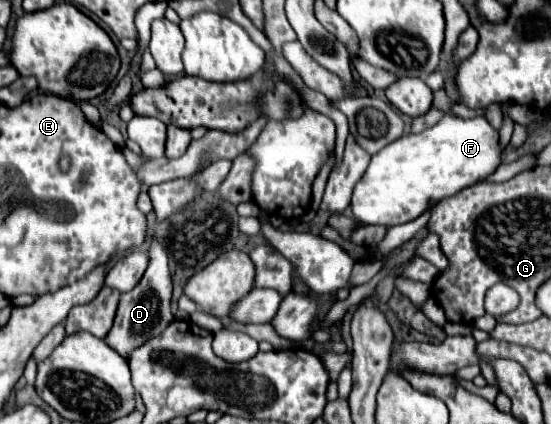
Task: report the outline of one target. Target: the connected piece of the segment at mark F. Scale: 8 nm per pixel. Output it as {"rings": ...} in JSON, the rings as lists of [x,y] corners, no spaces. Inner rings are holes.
{"rings":[[[445,114],[433,128],[421,134],[405,134],[371,158],[367,172],[353,190],[353,216],[361,224],[397,226],[411,222],[443,198],[491,176],[501,164],[501,154],[499,132],[483,116],[463,120]]]}

